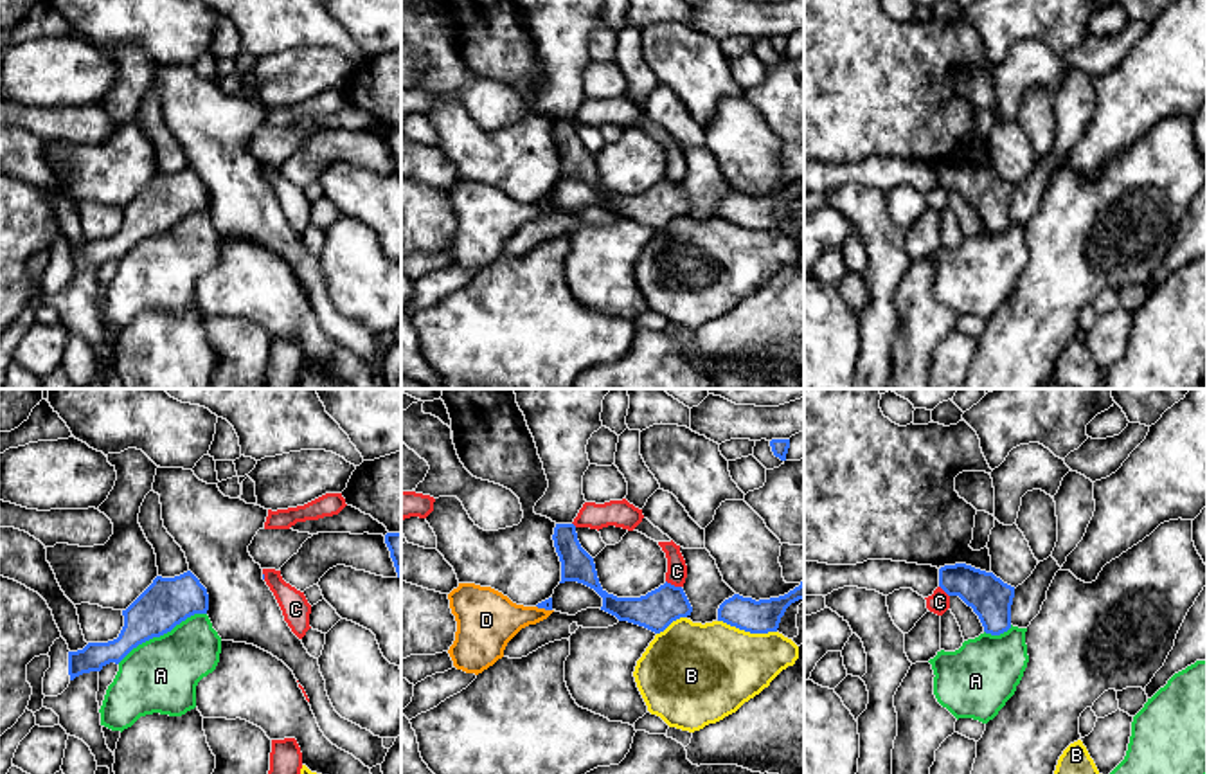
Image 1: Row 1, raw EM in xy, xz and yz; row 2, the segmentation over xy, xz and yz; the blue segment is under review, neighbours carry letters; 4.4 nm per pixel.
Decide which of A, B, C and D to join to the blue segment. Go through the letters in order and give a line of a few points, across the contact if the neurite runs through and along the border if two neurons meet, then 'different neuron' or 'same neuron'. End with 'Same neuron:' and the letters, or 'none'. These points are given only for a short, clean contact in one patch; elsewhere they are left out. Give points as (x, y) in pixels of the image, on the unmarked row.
A: different neuron
B: different neuron
C: different neuron
D: xz (536, 202), (551, 207) | different neuron
Same neuron: none

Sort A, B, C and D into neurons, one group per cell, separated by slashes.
A / B / C / D

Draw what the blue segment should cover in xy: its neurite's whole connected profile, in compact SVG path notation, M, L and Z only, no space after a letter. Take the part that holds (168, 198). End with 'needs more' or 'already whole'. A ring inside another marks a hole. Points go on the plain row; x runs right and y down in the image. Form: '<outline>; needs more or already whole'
M191 169L174 175L156 173L153 180L126 205L122 207L124 223L117 236L108 239L88 239L83 247L68 248L68 272L70 277L83 270L101 268L106 261L119 261L139 241L171 229L176 221L194 211L207 211L209 191L200 176Z; already whole

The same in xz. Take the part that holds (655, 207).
M556 121L554 144L561 158L561 178L577 178L594 185L603 194L601 207L644 223L655 230L664 229L673 218L687 214L693 203L682 184L664 180L640 194L617 194L608 191L597 175L594 155L581 144L574 121Z; already whole

